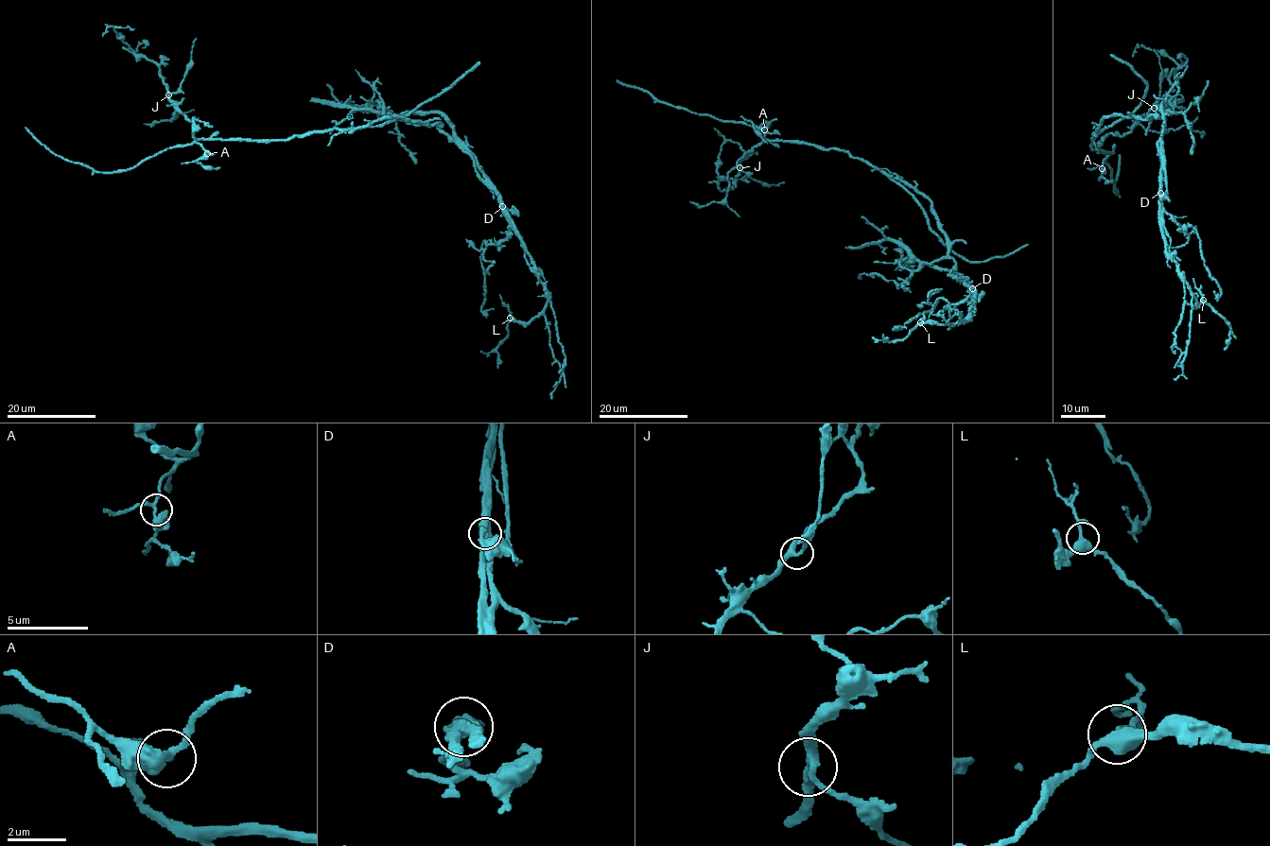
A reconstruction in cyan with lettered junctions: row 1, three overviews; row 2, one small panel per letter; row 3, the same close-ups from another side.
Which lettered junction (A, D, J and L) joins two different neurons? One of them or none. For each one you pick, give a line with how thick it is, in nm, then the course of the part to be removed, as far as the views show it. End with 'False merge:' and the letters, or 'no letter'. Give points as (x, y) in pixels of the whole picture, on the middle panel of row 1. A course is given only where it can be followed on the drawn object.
D: calibre 480 nm; course (973, 288), (976, 287), (969, 285), (967, 280), (961, 281), (957, 272), (921, 264), (889, 240), (845, 247)
False merge: D

